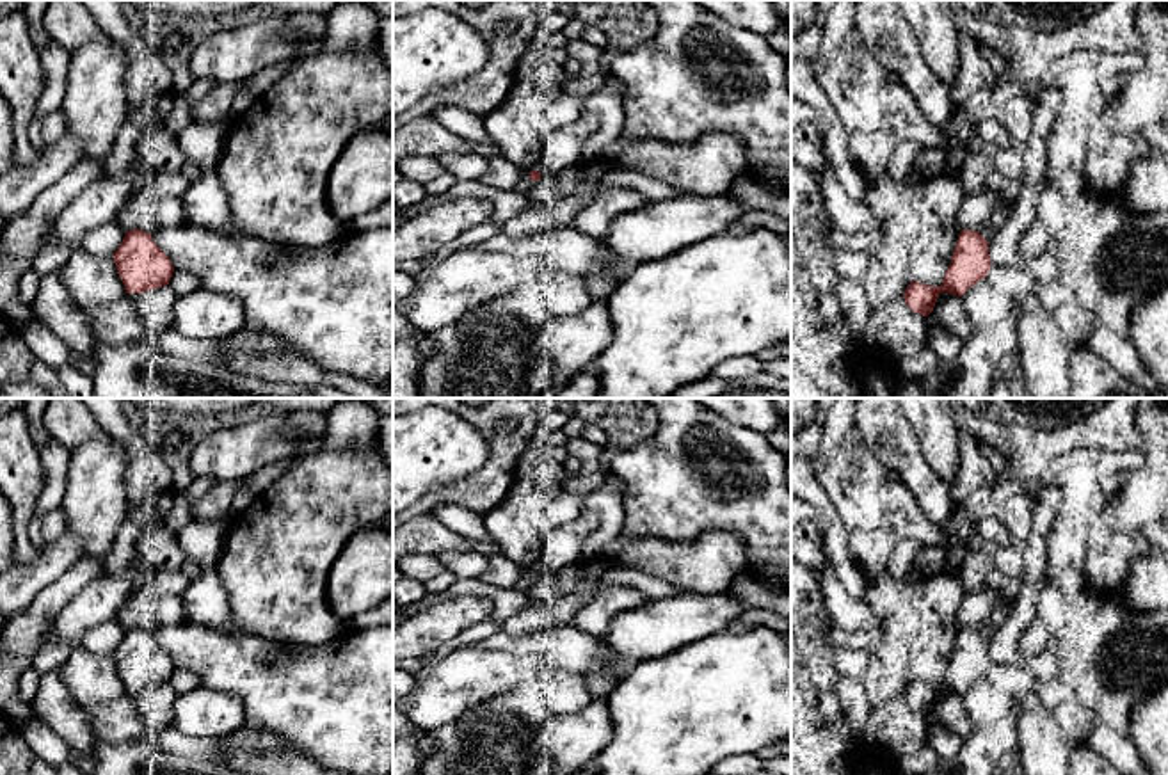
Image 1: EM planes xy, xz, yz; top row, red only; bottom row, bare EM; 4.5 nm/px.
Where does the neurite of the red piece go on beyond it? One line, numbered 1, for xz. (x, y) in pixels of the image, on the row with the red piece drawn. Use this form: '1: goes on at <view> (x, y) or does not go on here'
1: does not go on here

